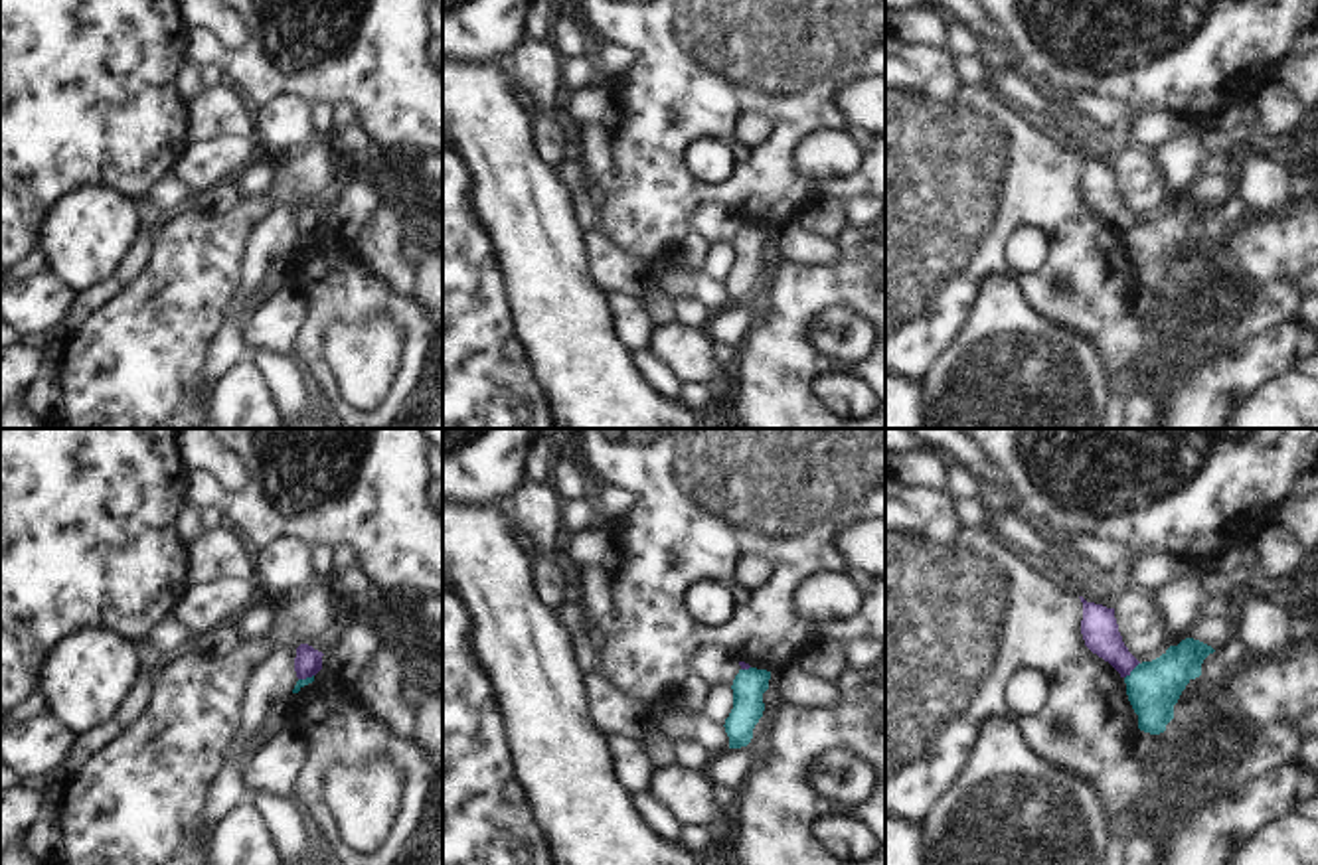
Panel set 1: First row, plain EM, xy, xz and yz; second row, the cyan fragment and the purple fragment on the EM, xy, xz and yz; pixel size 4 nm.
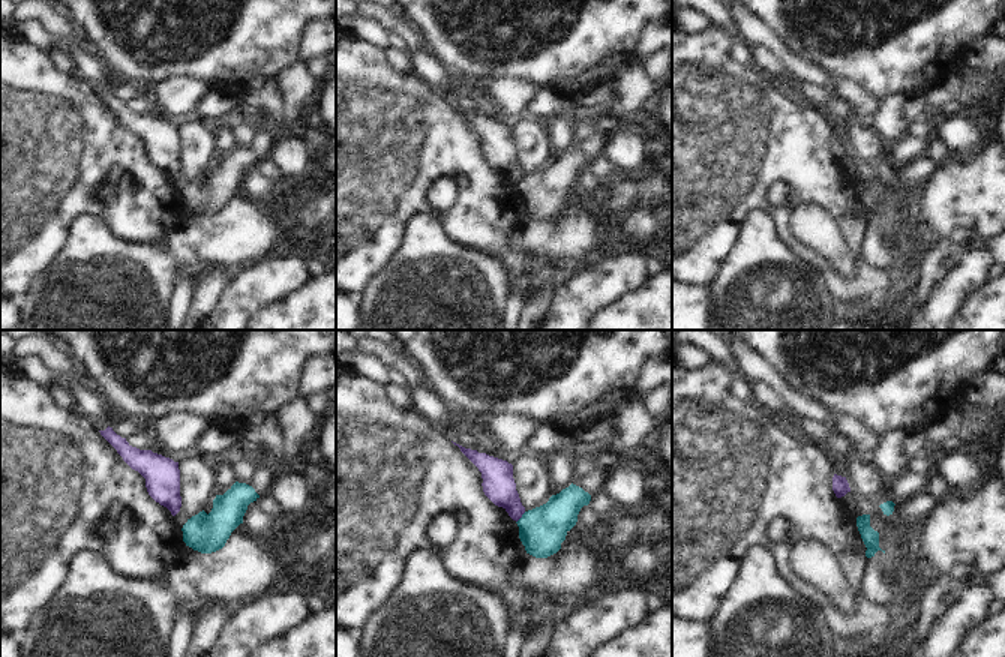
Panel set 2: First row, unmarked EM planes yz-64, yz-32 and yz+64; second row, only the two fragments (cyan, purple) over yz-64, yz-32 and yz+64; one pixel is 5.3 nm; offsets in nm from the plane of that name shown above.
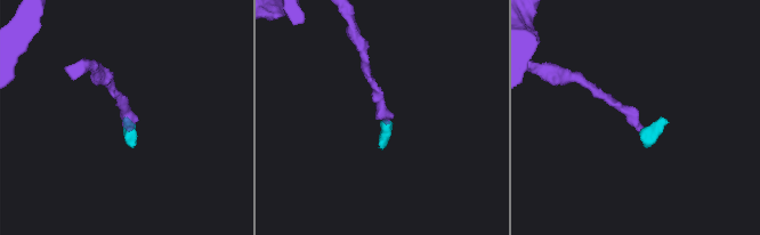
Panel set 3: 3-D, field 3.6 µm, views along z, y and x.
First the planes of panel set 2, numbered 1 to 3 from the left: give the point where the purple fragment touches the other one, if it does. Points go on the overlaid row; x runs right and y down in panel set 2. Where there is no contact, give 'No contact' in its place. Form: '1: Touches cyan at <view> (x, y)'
1: No contact
2: Touches cyan at yz-32 (521, 518)
3: No contact.

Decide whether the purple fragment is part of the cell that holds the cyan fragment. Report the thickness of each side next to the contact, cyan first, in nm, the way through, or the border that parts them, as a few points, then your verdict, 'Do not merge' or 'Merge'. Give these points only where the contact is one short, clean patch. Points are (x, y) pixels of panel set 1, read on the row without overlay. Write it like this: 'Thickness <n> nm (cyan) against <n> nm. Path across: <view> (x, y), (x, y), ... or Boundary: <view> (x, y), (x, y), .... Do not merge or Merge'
Thickness 220 nm (cyan) against 150 nm. Boundary: yz (1139, 220), (1125, 235). Do not merge.

